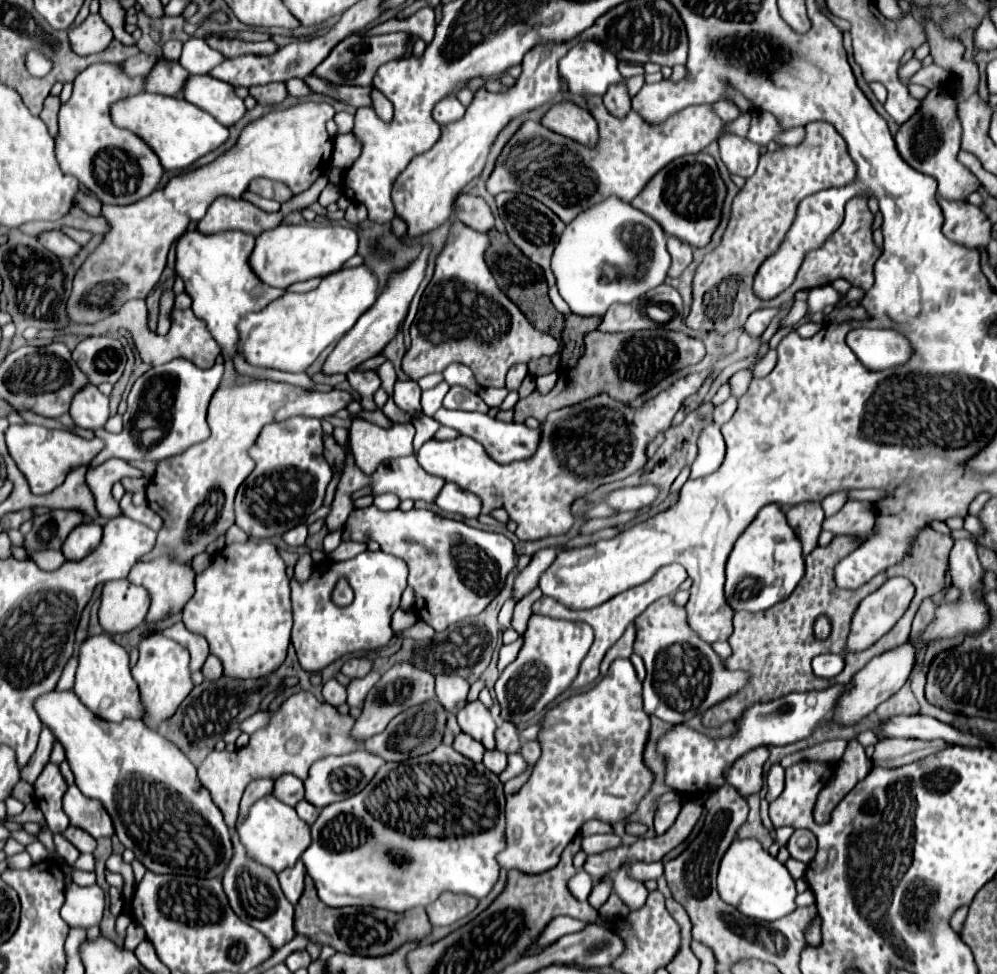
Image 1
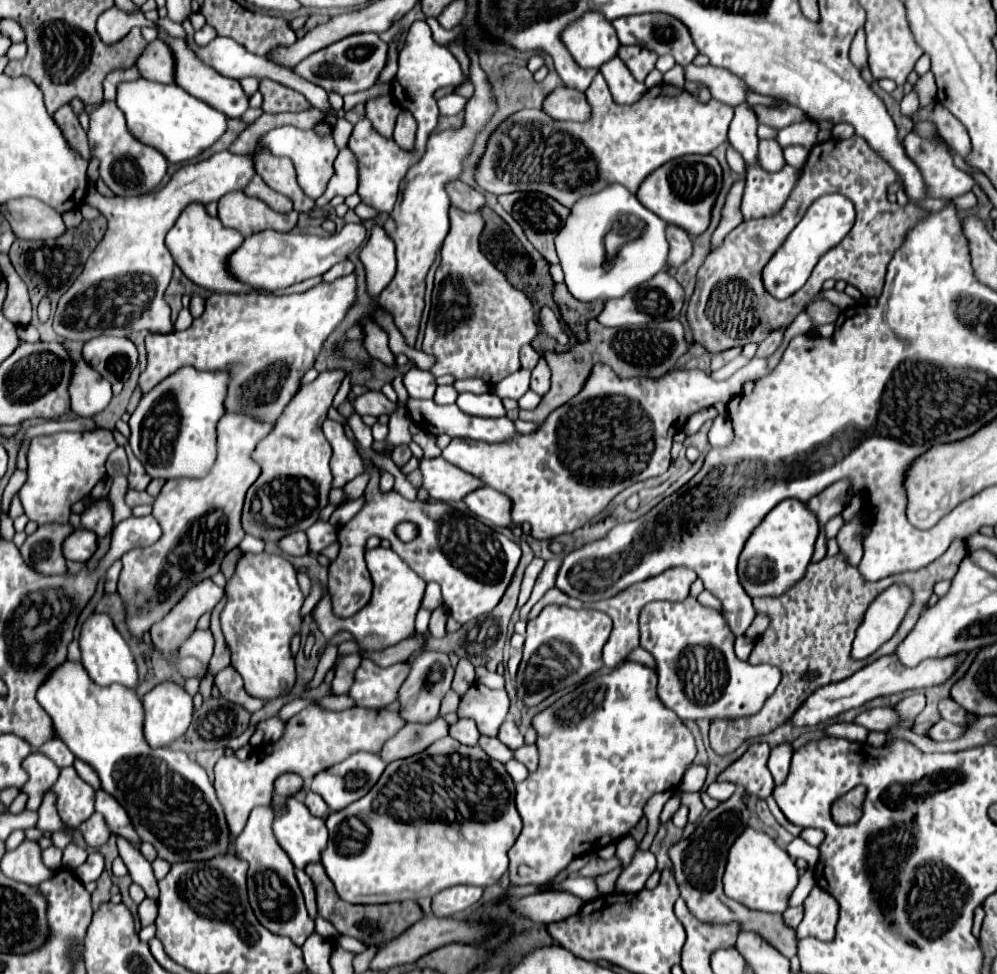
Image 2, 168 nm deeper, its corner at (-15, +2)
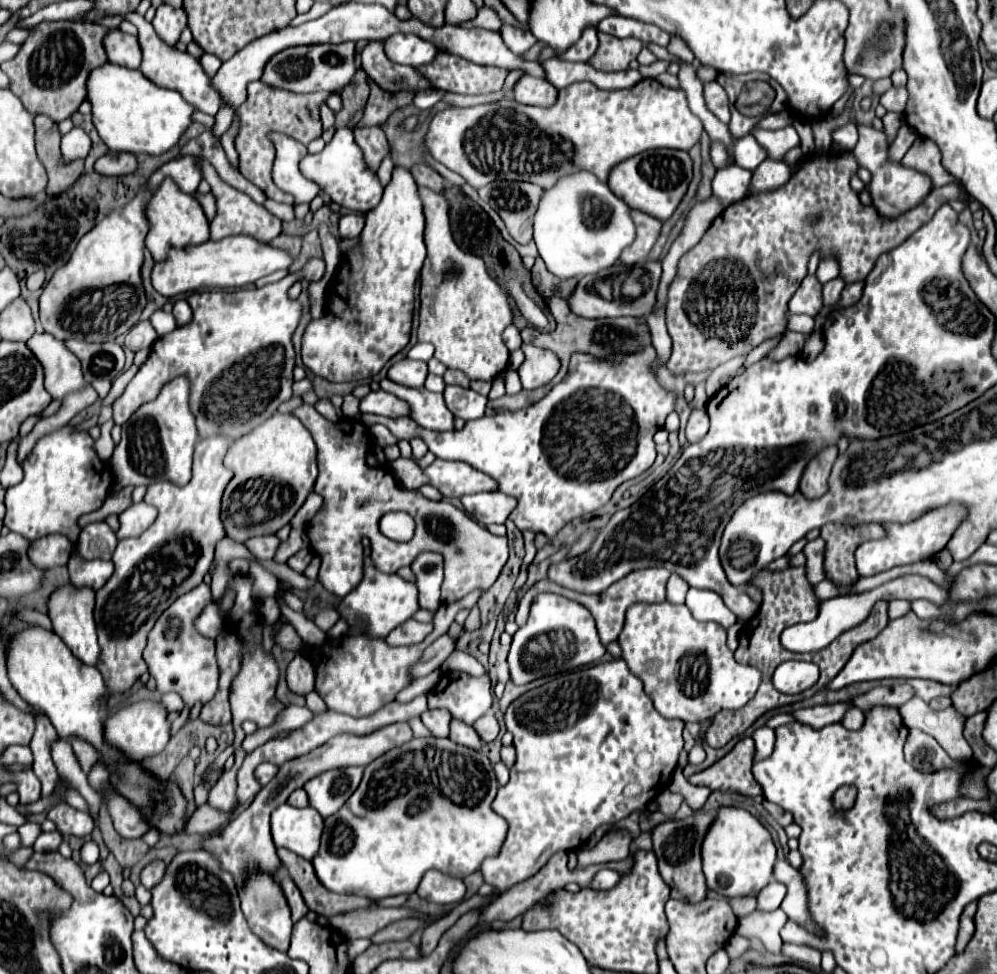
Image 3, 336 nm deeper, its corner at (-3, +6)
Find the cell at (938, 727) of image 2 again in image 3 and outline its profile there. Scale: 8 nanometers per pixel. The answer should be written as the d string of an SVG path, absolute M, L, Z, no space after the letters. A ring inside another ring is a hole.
M913 697L899 709L899 712L902 723L907 728L917 728L934 736L952 760L964 762L972 758L972 748L962 736L964 716L958 714L954 708L936 712L920 698Z

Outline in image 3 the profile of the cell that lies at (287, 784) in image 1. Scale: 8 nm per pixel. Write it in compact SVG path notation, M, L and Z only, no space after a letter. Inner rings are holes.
M264 762L264 764L260 764L256 770L254 770L254 776L256 776L256 780L260 782L260 786L264 786L264 784L268 784L274 776L276 776L276 766L274 764L270 764L270 762Z

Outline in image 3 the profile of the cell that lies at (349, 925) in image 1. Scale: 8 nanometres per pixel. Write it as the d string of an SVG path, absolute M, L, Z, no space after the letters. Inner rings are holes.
M276 848L276 854L282 860L282 864L286 866L286 870L290 872L290 878L294 880L294 884L302 892L304 902L312 912L322 914L322 916L334 916L334 914L344 912L344 910L372 906L372 902L368 898L342 896L342 894L334 894L334 892L326 890L320 884L320 880L316 878L316 872L314 872L312 864L308 860L292 854L290 850Z

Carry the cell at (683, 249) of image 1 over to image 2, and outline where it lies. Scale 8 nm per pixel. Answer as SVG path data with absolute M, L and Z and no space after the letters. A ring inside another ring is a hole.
M676 226L666 228L668 234L668 244L670 244L670 254L668 254L668 266L682 266L690 256L692 256L692 238Z

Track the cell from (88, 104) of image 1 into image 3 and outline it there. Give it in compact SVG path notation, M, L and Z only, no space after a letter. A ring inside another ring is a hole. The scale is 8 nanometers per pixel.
M126 152L106 154L96 160L94 168L98 174L104 174L104 176L124 176L136 170L136 156Z

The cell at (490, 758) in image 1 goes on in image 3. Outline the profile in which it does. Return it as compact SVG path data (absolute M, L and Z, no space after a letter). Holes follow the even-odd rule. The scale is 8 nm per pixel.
M452 718L452 722L450 722L448 738L452 742L456 742L456 744L462 744L462 746L468 746L468 748L476 748L476 750L482 746L482 740L476 734L476 730L472 726L456 720L456 718Z

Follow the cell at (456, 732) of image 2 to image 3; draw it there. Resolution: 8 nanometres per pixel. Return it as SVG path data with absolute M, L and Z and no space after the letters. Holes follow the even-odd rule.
M426 710L420 714L420 720L424 722L424 726L438 738L448 736L448 726L452 716L448 714L448 710Z

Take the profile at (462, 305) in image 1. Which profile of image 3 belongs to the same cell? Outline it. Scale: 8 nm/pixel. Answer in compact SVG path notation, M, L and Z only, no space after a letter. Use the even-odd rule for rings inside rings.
M424 186L418 188L418 196L424 206L424 244L428 248L426 262L422 266L420 276L420 326L418 326L418 342L430 342L436 348L436 358L446 368L462 370L470 376L470 380L494 380L508 366L508 348L504 346L500 334L512 324L512 308L508 304L508 294L498 286L486 272L484 260L460 250L452 238L450 222L448 222L448 202L442 194L428 190Z

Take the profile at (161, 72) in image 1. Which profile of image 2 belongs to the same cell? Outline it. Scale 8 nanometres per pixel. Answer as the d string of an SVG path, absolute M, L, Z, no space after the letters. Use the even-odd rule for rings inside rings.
M162 40L150 42L146 54L142 54L136 64L140 66L142 78L160 82L160 84L174 84L176 60L174 60L172 48L166 42Z

